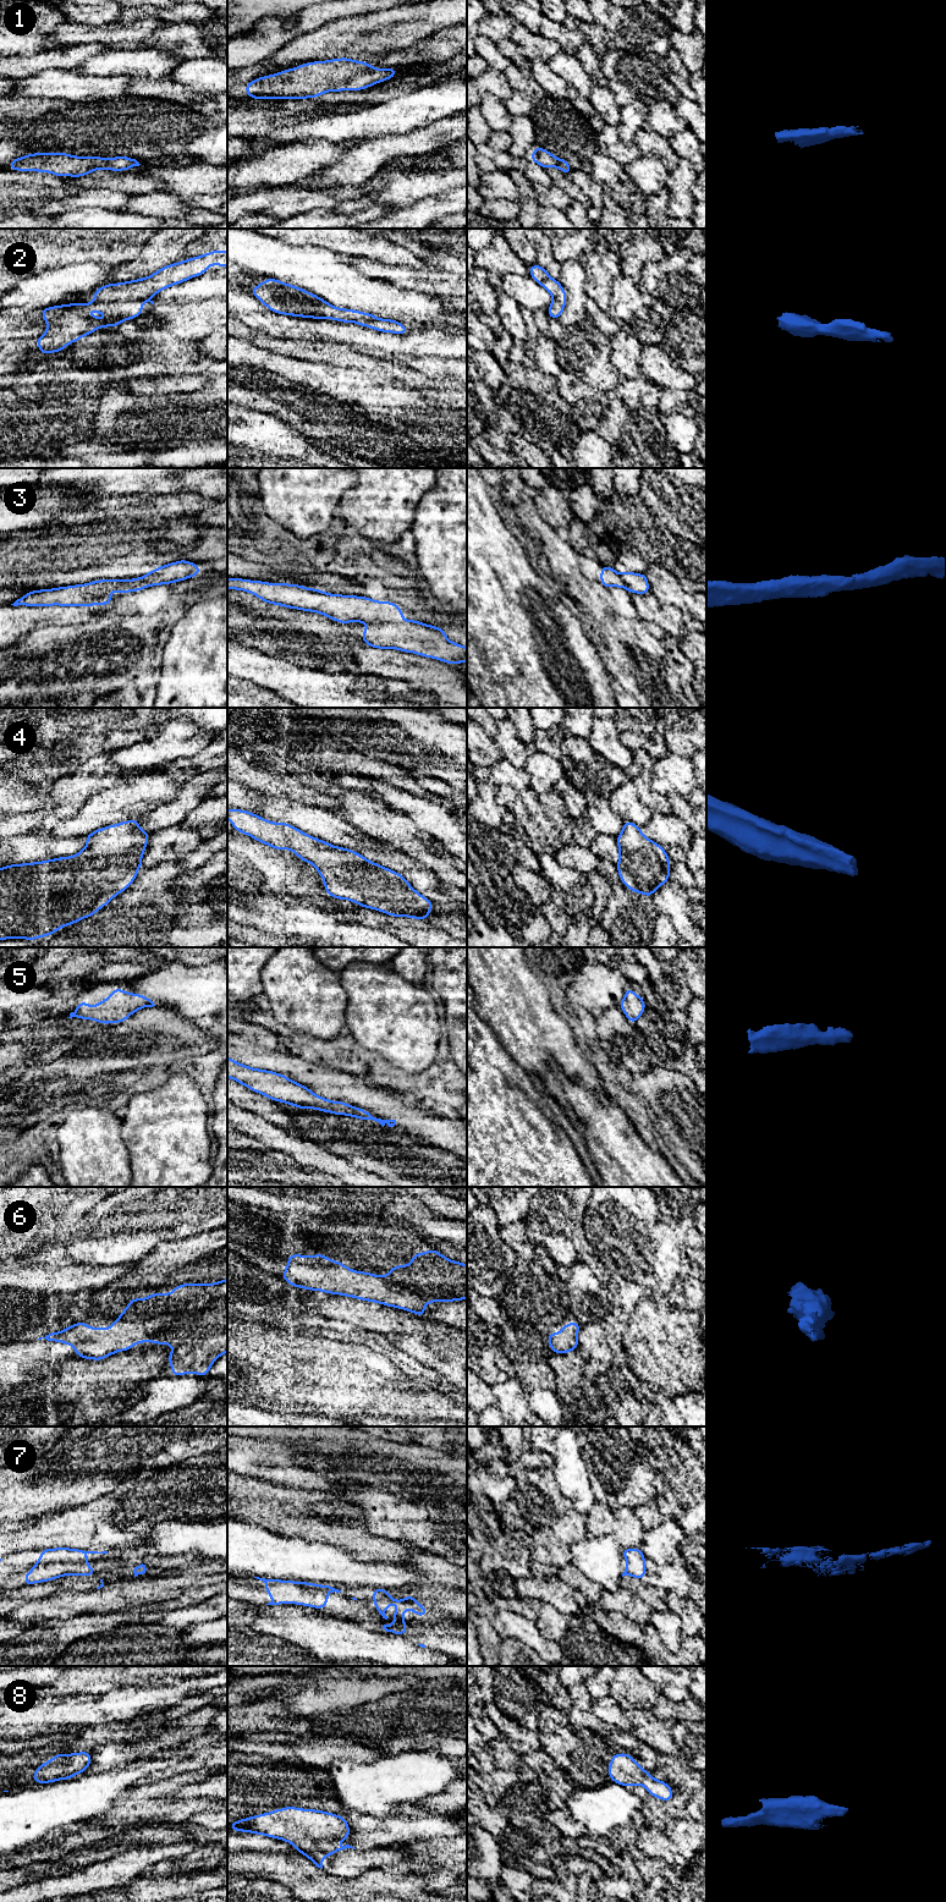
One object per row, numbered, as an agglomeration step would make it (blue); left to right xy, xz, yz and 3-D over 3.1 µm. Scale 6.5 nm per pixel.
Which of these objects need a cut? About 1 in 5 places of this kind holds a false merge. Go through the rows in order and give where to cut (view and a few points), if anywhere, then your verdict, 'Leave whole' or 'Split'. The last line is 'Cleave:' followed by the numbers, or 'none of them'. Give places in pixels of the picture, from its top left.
1: No split. Leave whole
2: No split. Leave whole
3: No split. Leave whole
4: No split. Leave whole
5: No split. Leave whole
6: No split. Leave whole
7: Split along xz (300, 1583), (314, 1588). Split
8: No split. Leave whole
Cleave: 7

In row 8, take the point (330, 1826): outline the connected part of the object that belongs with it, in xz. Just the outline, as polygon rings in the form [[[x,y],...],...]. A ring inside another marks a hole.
[[[284,1807],[232,1821],[229,1830],[287,1841],[321,1869],[326,1856],[346,1848],[356,1849],[350,1845],[336,1845],[351,1835],[347,1819],[324,1810]]]

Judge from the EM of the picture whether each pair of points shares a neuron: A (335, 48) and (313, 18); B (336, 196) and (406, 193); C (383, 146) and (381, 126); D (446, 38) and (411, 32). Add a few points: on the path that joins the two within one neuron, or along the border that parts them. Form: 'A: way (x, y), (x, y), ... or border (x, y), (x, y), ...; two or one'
A: border (347, 16), (293, 38); two
B: border (386, 177), (381, 187), (336, 204); two
C: border (411, 131), (403, 135), (388, 135), (361, 142); two
D: border (454, 25), (436, 31), (406, 49); two

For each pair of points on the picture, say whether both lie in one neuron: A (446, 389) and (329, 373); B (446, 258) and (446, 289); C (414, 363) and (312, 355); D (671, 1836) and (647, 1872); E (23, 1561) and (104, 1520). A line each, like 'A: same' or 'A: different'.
A: different
B: different
C: different
D: different
E: different

